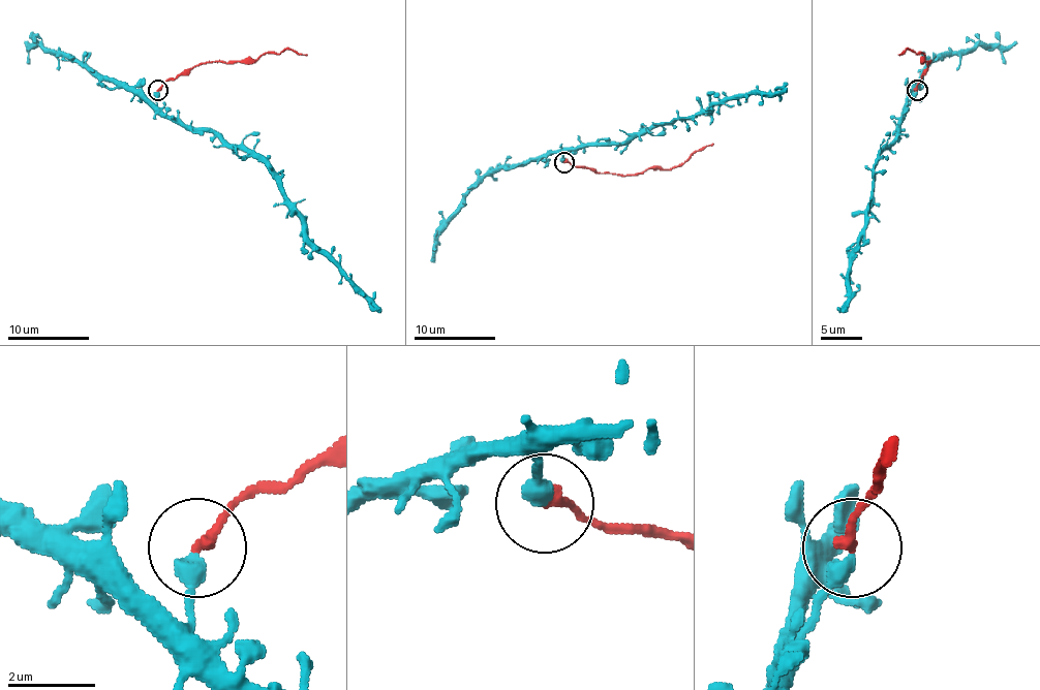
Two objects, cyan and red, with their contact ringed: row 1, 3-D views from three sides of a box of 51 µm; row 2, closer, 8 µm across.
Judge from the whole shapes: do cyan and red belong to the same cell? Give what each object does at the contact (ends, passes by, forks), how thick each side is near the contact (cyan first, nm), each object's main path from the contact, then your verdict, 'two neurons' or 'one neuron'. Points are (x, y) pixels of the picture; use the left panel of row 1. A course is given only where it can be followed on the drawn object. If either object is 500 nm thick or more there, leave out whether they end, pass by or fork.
cyan ends | red ends | 440/260 nm | cyan via (157, 91), (167, 115), (214, 129), (266, 166), (302, 233), (381, 311) | red via (157, 91), (167, 81), (208, 62), (257, 60), (287, 50), (306, 56) | two neurons

